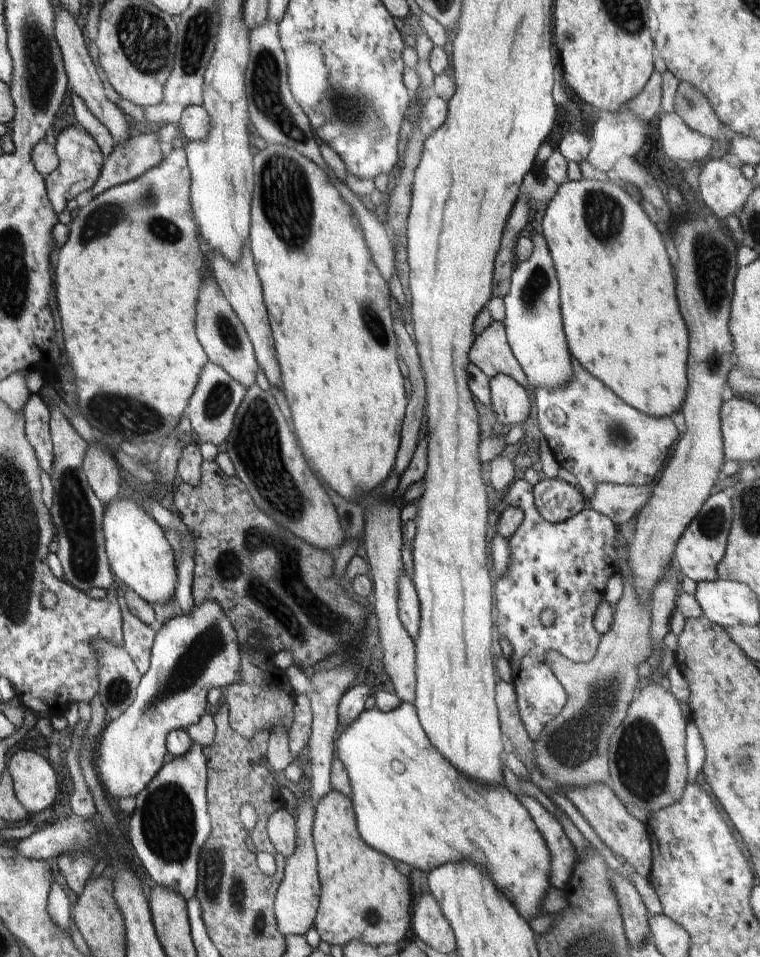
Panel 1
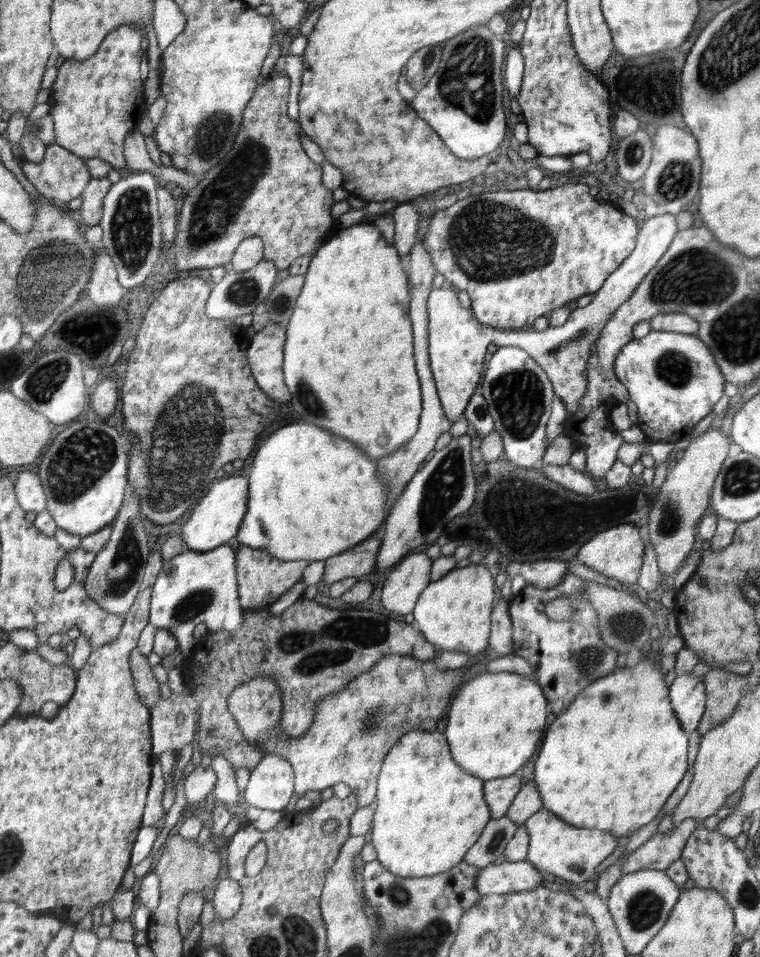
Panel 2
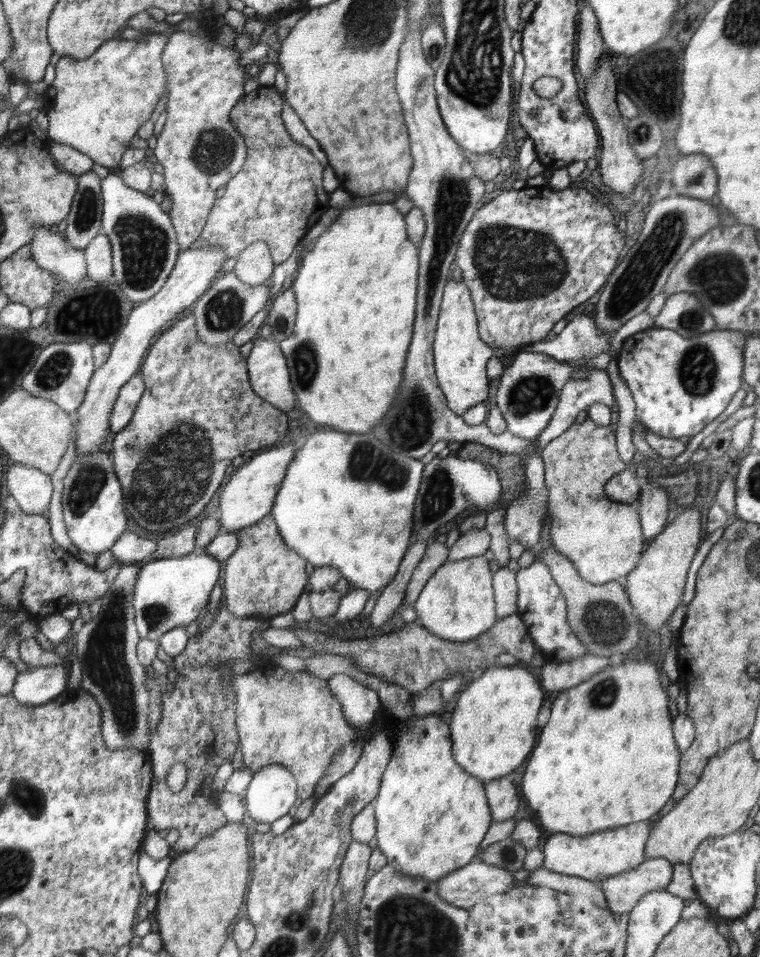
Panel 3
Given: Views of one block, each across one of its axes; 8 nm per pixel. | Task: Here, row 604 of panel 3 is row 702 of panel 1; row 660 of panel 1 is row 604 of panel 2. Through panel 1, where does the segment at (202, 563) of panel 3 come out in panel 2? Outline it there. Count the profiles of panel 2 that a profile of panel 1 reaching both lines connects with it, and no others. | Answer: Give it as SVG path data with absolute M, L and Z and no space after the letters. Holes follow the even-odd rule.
M221 544L209 552L183 552L167 562L163 562L157 580L151 592L149 604L149 624L157 628L165 628L177 638L181 656L185 660L193 658L195 640L191 638L193 628L203 622L207 626L207 634L215 634L217 630L239 632L243 624L243 608L239 604L237 594L237 576L235 576L235 552Z

